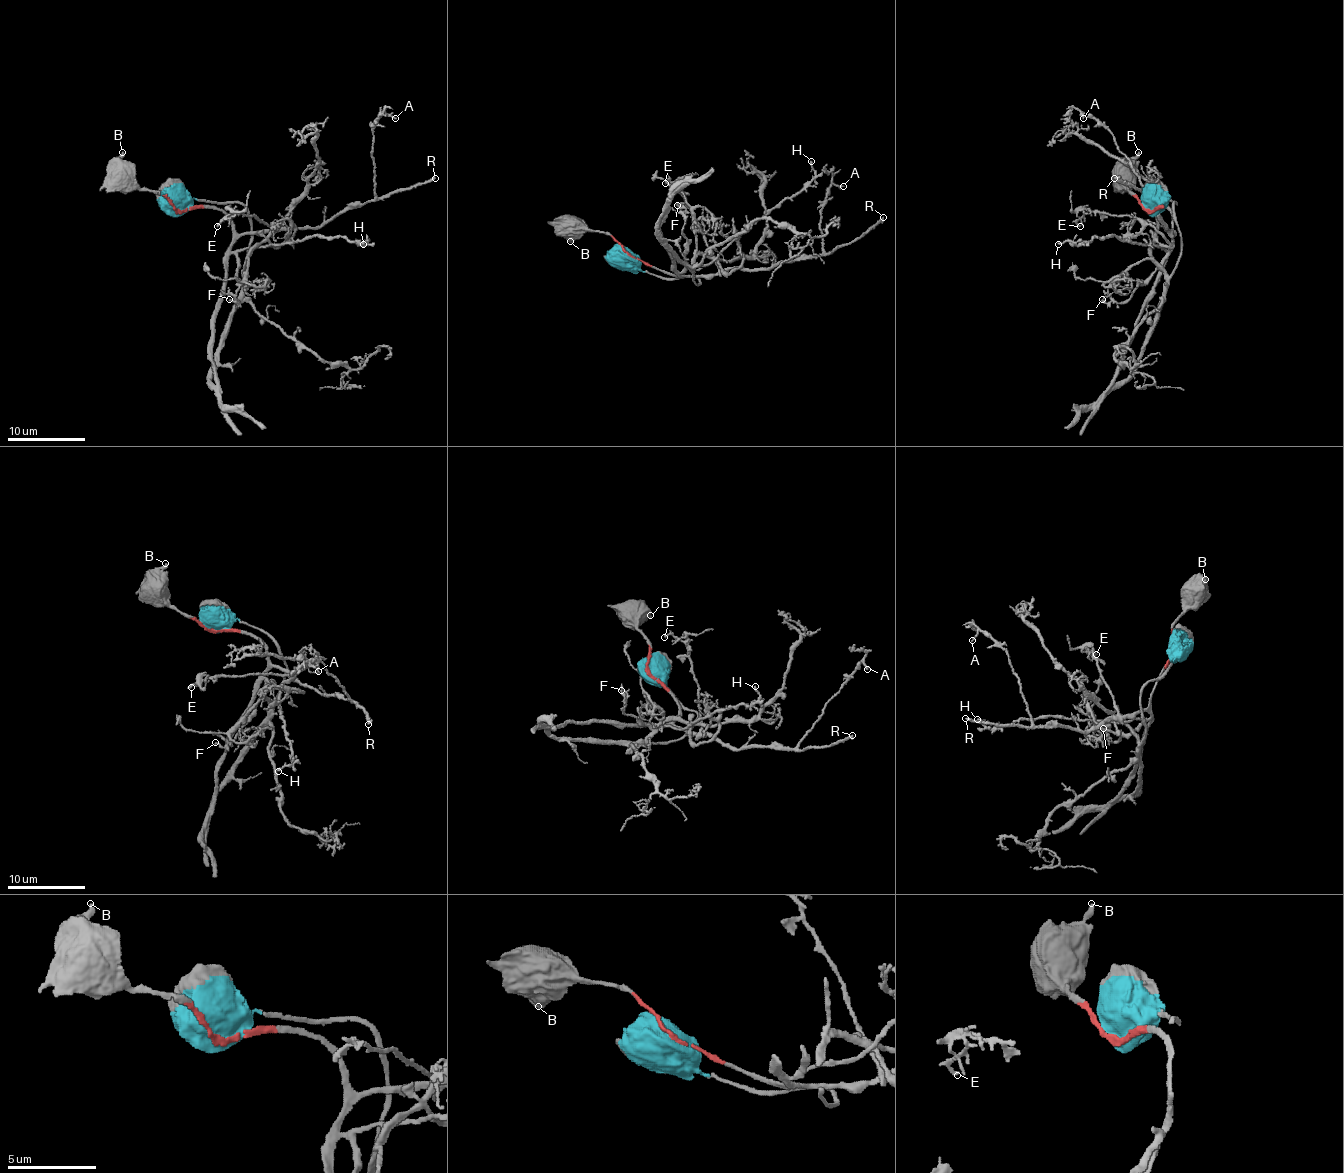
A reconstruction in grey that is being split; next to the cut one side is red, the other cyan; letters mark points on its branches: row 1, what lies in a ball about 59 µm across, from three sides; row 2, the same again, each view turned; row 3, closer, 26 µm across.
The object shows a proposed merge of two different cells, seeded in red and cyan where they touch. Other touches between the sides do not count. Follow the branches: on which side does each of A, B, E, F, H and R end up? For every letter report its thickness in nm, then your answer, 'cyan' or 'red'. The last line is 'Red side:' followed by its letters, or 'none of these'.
A: 170 nm thick; red
B: 320 nm thick; red
E: 140 nm thick; red
F: 200 nm thick; red
H: 200 nm thick; red
R: 280 nm thick; red
Red side: A, B, E, F, H, R

